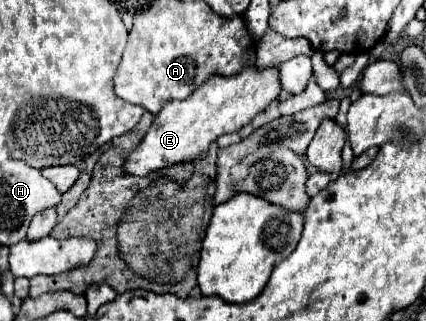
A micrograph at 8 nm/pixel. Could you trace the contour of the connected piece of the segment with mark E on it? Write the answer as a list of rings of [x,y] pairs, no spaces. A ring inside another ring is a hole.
[[[247,67],[233,77],[211,77],[191,97],[183,101],[169,101],[161,107],[143,141],[123,163],[123,171],[129,175],[147,175],[177,163],[193,163],[195,159],[203,159],[213,141],[225,133],[237,133],[253,121],[253,117],[261,113],[261,109],[265,109],[279,91],[279,67],[265,71]]]

